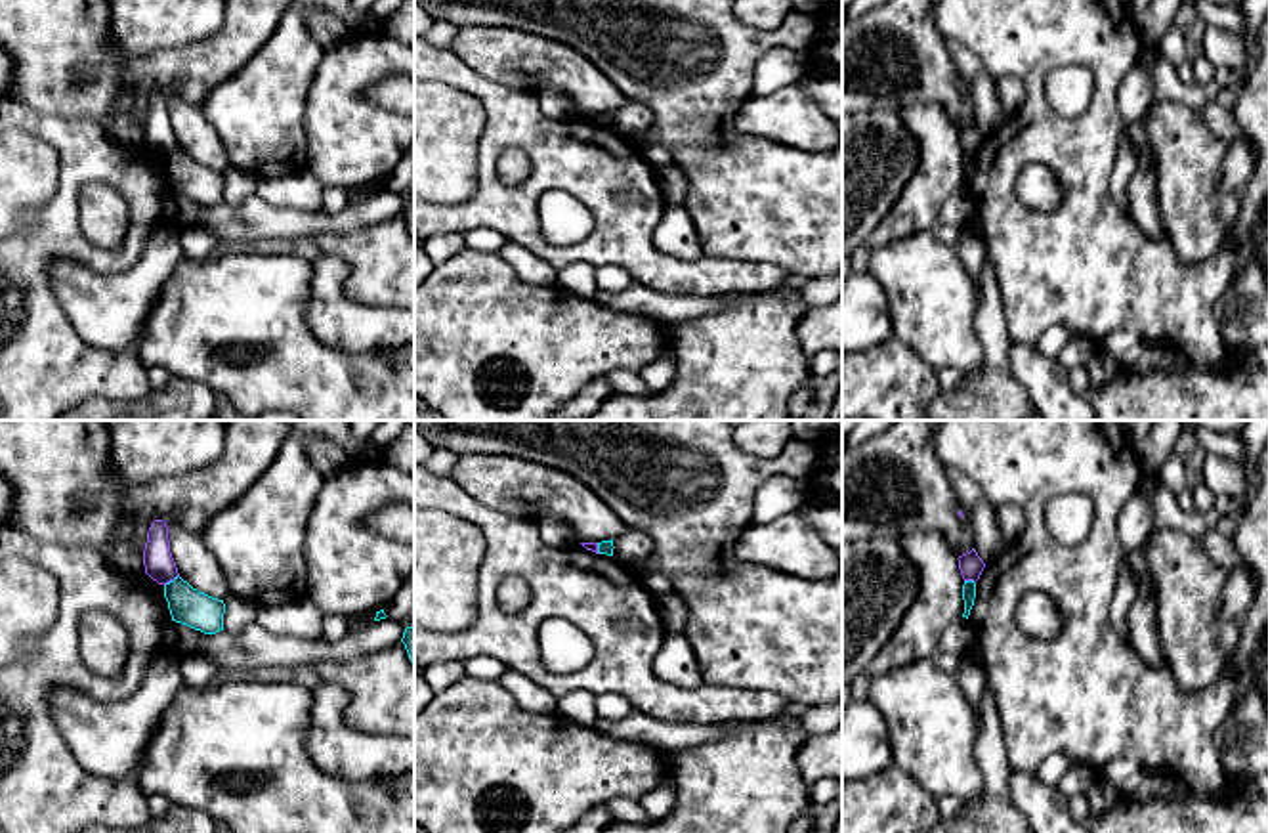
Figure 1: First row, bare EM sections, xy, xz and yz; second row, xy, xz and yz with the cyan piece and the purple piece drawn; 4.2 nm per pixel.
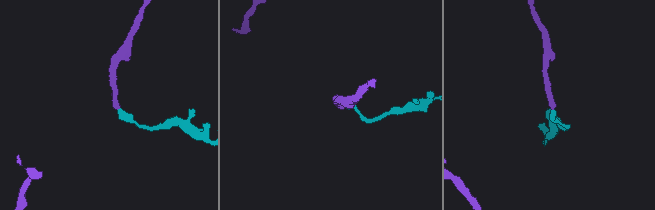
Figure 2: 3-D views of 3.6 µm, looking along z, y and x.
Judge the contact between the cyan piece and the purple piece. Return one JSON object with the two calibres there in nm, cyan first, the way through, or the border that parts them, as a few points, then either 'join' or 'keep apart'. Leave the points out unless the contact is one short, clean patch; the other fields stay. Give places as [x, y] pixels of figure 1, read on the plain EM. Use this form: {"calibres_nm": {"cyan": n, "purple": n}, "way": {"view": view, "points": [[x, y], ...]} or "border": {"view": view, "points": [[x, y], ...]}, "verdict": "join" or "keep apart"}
{"calibres_nm": {"cyan": 160, "purple": 130}, "border": {"view": "xy", "points": [[178, 146], [165, 157]]}, "verdict": "keep apart"}

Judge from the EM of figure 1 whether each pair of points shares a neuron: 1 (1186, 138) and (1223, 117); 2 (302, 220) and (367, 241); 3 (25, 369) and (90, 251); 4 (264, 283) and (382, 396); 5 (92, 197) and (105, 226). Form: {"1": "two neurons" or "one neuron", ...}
{"1": "two neurons", "2": "two neurons", "3": "one neuron", "4": "one neuron", "5": "one neuron"}

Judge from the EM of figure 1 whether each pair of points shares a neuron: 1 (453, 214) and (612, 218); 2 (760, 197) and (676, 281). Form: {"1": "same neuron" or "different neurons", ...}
{"1": "same neuron", "2": "different neurons"}

